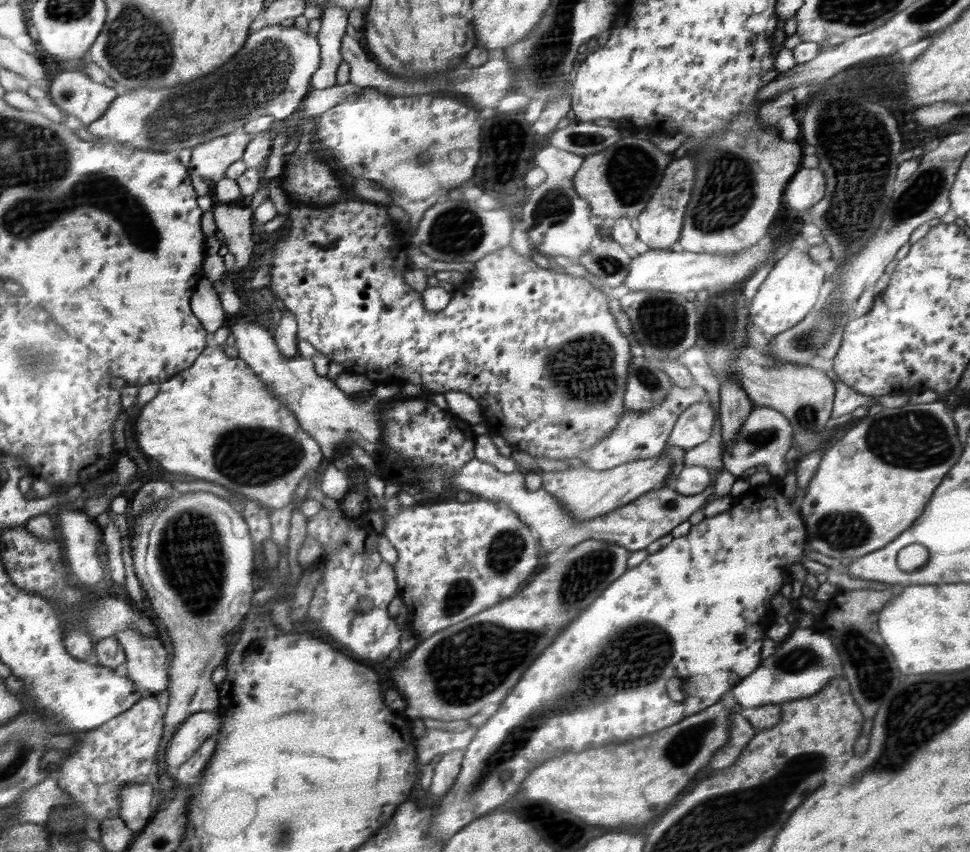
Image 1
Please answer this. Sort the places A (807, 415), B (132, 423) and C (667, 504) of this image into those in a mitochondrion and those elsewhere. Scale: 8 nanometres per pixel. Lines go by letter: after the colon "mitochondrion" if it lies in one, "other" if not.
A: mitochondrion
B: other
C: mitochondrion

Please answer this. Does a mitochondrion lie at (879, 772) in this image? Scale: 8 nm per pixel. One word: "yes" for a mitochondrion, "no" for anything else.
yes

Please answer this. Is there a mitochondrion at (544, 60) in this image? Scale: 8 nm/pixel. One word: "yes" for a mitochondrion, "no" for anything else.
yes

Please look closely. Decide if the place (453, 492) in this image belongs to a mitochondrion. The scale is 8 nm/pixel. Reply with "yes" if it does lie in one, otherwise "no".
no

